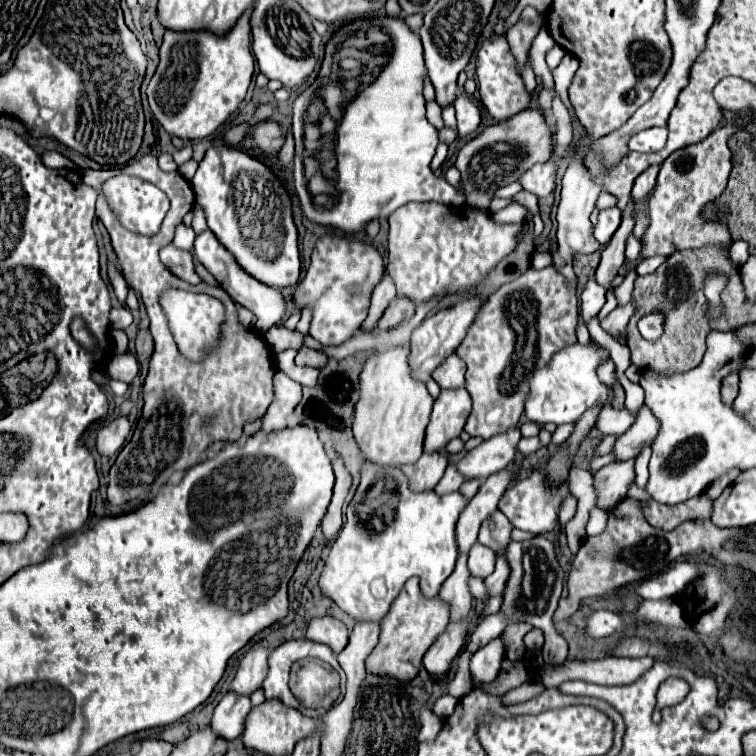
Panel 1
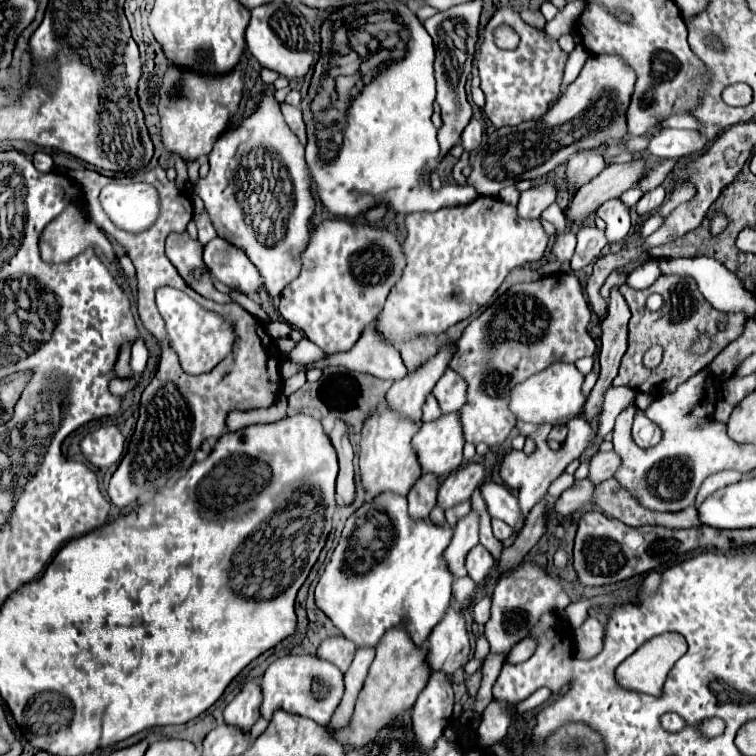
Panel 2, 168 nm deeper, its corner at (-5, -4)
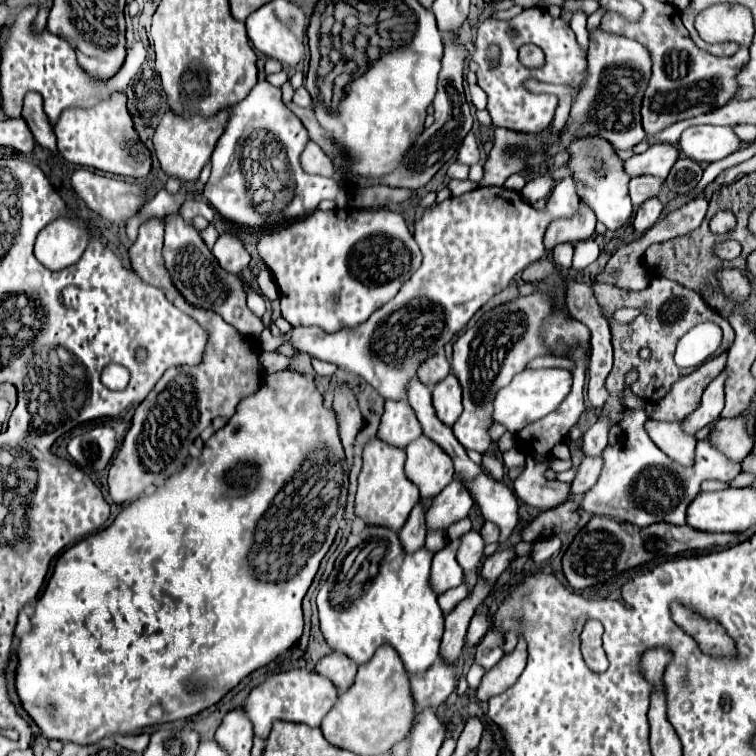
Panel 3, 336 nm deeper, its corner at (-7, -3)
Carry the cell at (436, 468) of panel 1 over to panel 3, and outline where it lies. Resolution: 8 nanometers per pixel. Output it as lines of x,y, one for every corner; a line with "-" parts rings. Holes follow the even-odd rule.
418,503
412,509
412,513
410,513
406,525
400,529
398,537
402,539
402,547
404,547
406,553
414,553
414,551
422,549
424,539
426,539
426,523
424,523
424,507
422,507
422,503

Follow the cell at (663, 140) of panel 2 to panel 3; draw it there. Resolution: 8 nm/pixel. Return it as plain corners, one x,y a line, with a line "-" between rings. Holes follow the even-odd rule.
694,125
682,133
678,147
686,157
690,157
698,163
702,163
702,161
714,163
714,161
724,159
730,153
738,151
742,147
742,141
734,133
732,127

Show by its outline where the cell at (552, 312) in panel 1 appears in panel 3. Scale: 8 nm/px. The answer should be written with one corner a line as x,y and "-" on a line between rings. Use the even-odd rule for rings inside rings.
534,293
528,297
518,297
508,301
492,311
484,313
472,327
468,327
454,341
454,357
452,371
456,373
462,393
464,393
464,411
460,419
454,423
454,437
462,443
464,449
474,449
484,453
492,439
488,435
488,427
494,423
492,419
492,403
496,391
512,381
516,373
520,373
530,359
538,355
550,355
540,337
540,327
544,317
552,313
552,299
544,293

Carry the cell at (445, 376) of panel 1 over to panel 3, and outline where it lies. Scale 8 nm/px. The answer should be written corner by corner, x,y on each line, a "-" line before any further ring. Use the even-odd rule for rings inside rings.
448,375
444,381
440,381
432,391
432,405
436,411
436,417
452,427
456,419
462,413
462,389
454,375

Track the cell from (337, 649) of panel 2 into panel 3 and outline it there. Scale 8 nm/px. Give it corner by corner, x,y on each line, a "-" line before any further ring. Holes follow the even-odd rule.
330,653
324,659
320,659
316,665
316,671
320,675
326,675
338,687
340,693
346,691
354,683
356,669
358,669
358,665
340,653

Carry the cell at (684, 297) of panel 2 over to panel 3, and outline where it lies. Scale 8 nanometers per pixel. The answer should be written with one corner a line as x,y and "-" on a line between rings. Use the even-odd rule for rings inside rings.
654,277
650,281
650,285
642,291
626,291
626,289
618,289
606,283
596,283
592,287
598,305
602,307
604,317
610,323
610,331
612,331
612,347
614,347
614,367
606,379
606,391
612,399
612,403
604,403
600,413
606,413
612,421
612,425
616,425
622,417
622,411
626,409
620,399
624,395
624,375
632,369
638,367
640,369
640,379
636,383
632,383
632,393
644,401
650,401
650,405
658,403
668,391
670,387
684,377
690,369
680,369
674,363
674,351
676,351
676,343
678,339
688,333
688,329
692,329
698,323
704,321
712,321
718,327
722,327
722,343
718,347
718,355
726,353
730,349
730,343
734,343
734,329
730,327
730,323
726,319
722,319
718,313
714,313
710,307
706,307
706,303
702,301
702,297
698,297
694,291
688,291
684,287
680,287
678,283
664,279
664,277
-
676,291
676,293
674,293
-
680,291
680,293
678,293
-
620,307
636,307
642,309
642,313
630,323
630,325
620,325
612,319
612,311
620,309
-
642,347
650,349
650,359
640,359
638,351

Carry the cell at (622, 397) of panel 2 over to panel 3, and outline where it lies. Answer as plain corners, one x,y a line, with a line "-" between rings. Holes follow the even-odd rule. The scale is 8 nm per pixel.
600,417
586,433
582,439
582,451
586,457
598,457
608,445
608,429
610,423
606,417

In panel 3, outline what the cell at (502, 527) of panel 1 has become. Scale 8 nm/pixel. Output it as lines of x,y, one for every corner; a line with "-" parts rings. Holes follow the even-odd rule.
486,521
486,523
482,525
482,529
480,529
480,535
482,535
484,543
496,543
496,541
498,541
498,535
500,535
500,531
498,531
498,527
496,527
494,523

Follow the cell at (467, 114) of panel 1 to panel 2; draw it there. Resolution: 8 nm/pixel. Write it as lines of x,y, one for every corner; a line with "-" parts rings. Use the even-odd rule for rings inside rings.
472,118
472,120
468,122
468,126
464,128
460,140
462,140
462,146
464,146
468,152
476,150
476,148
480,146
480,140
482,140
482,124
480,124
480,120

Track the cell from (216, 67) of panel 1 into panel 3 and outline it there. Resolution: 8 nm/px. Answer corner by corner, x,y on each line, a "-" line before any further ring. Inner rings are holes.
166,111
160,125
156,127
156,133
152,139
162,171
168,177
178,177
180,181
196,181
200,177
200,171
204,169
204,165
210,161
216,141
224,133
226,119
228,119
228,111
220,111
218,115
206,117
206,119
200,115
182,119
182,117
176,117
174,113

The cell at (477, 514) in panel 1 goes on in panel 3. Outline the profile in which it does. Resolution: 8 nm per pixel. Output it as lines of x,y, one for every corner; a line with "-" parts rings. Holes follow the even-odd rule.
460,541
448,543
442,551
438,551
432,559
432,571
430,571
430,587
434,591
442,593
446,589
458,587
462,583
462,567
456,561

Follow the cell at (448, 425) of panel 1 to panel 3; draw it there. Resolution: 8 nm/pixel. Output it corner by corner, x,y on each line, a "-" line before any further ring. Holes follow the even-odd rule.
426,435
410,443
406,447
406,453
406,477
420,489
422,499
432,499
452,481
452,459

